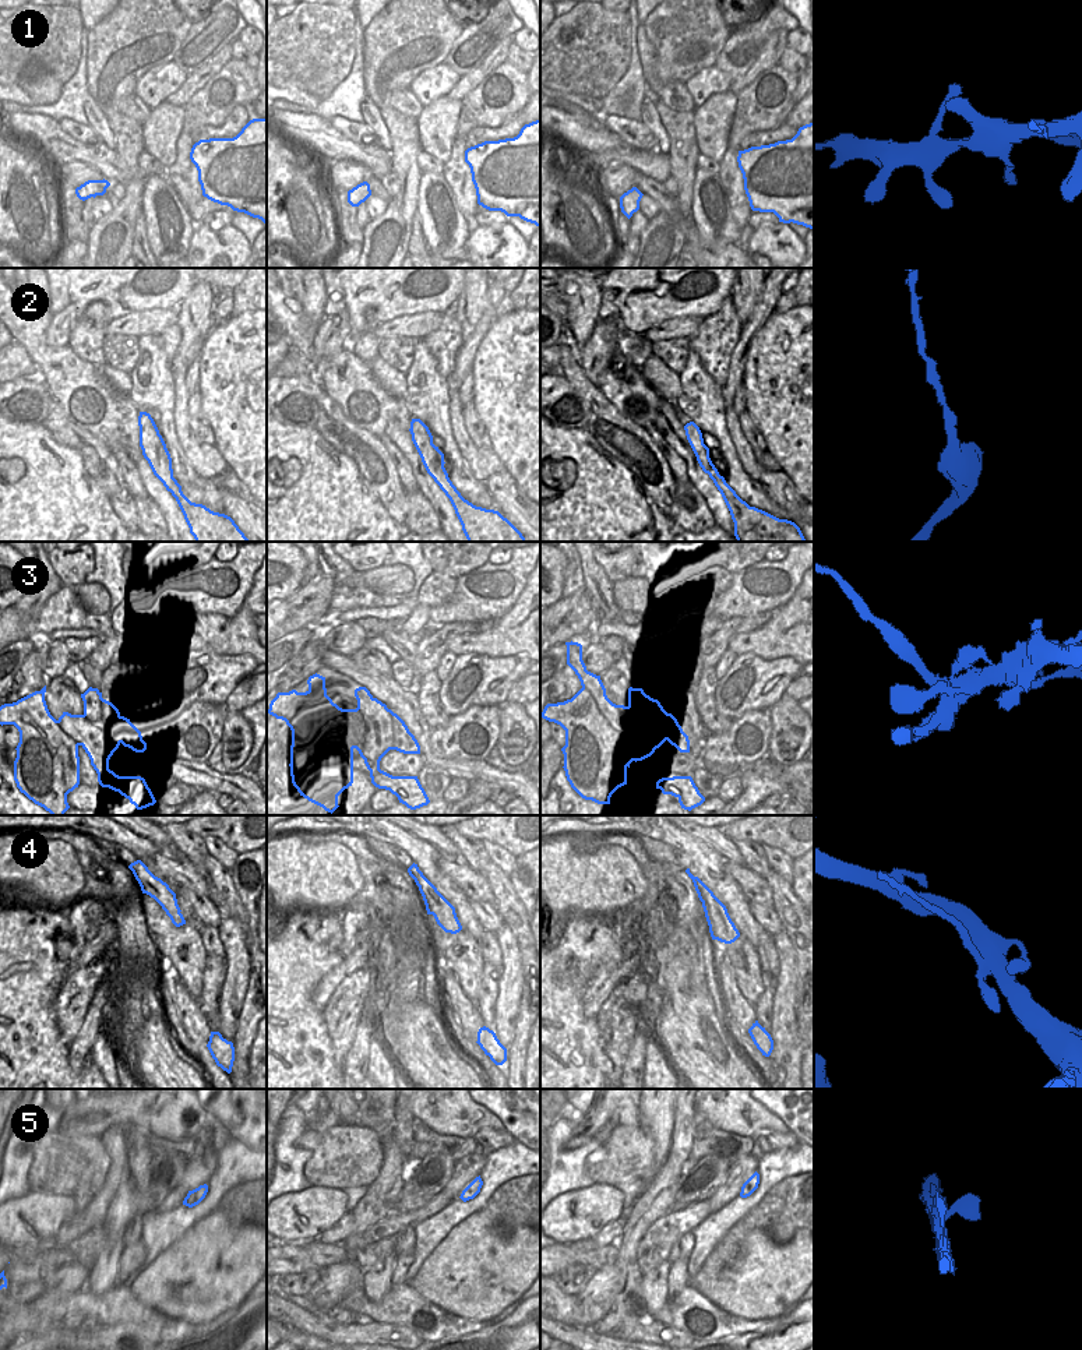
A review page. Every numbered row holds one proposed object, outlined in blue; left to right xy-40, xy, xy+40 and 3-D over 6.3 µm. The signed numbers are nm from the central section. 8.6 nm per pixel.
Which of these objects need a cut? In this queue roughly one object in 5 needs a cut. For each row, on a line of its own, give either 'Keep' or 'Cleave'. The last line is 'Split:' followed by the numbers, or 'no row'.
1: Keep
2: Keep
3: Cleave
4: Cleave
5: Keep
Split: 3, 4.

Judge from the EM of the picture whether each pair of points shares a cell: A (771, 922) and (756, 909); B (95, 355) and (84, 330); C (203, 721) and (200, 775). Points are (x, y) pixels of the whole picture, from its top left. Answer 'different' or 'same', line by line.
A: same
B: same
C: different

